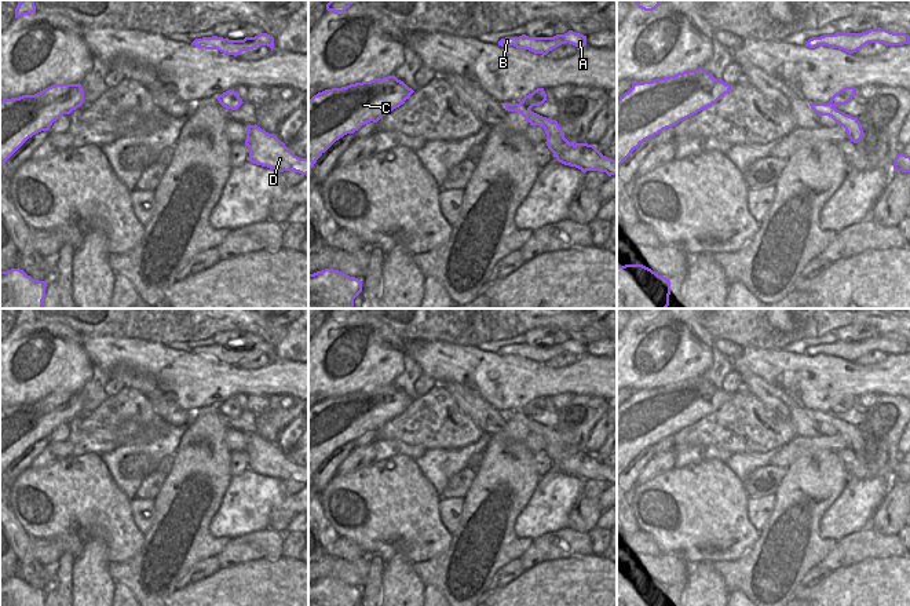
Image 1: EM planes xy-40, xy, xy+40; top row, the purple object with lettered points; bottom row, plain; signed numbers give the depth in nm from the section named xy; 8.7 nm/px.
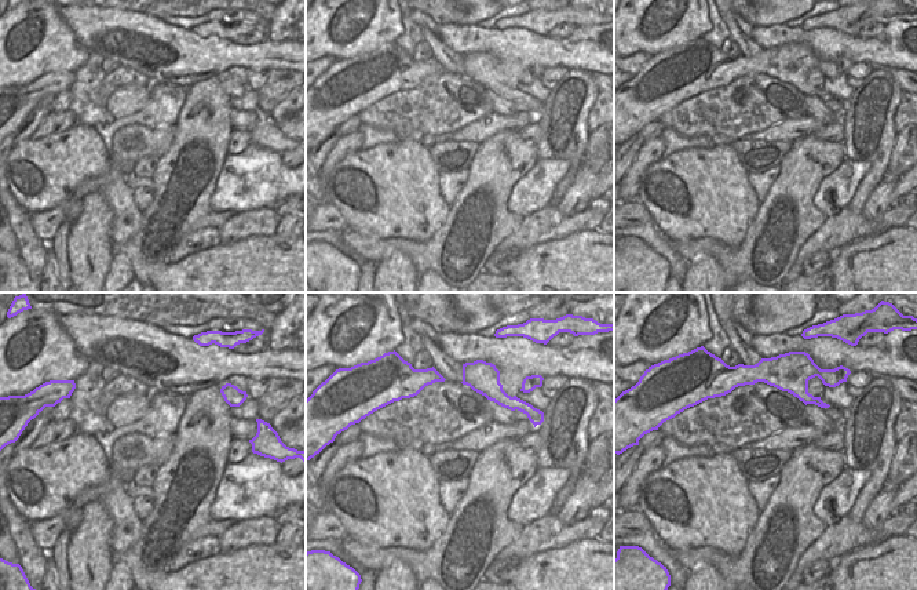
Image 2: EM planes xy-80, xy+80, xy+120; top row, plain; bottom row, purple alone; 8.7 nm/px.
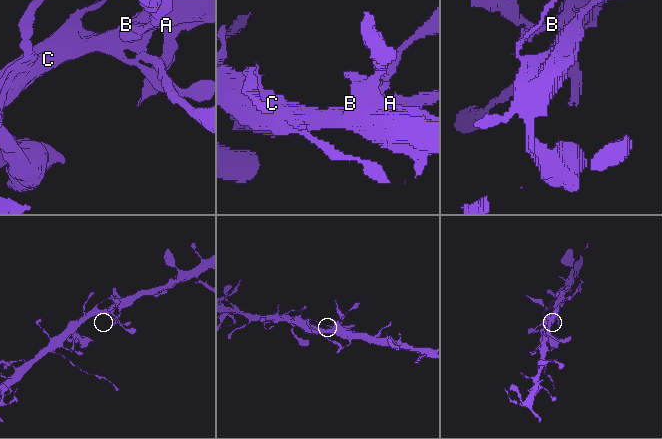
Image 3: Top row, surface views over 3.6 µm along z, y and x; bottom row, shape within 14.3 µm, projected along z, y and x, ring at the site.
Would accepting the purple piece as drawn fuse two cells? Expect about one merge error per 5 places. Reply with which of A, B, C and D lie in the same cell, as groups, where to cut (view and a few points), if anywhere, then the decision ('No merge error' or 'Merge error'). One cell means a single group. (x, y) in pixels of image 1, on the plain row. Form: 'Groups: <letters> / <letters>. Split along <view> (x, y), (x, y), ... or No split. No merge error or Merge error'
Groups: A B C D. No split. No merge error.

